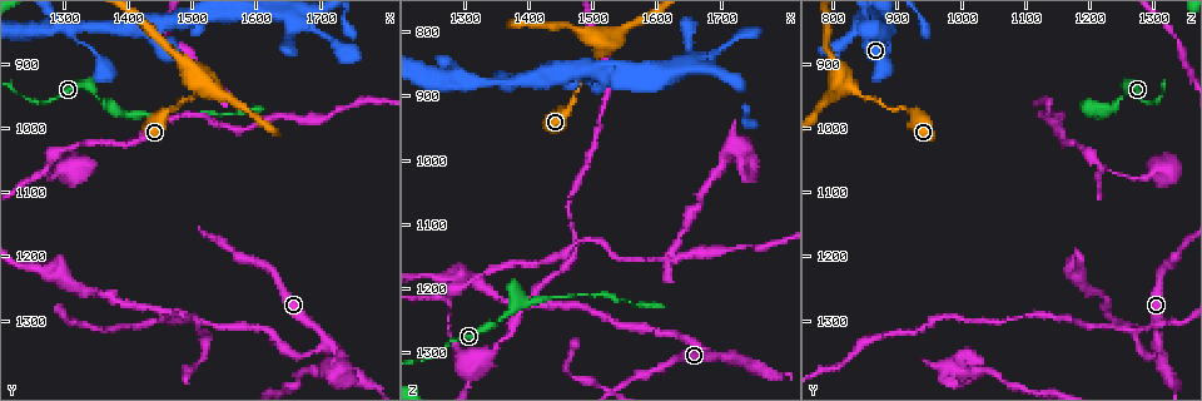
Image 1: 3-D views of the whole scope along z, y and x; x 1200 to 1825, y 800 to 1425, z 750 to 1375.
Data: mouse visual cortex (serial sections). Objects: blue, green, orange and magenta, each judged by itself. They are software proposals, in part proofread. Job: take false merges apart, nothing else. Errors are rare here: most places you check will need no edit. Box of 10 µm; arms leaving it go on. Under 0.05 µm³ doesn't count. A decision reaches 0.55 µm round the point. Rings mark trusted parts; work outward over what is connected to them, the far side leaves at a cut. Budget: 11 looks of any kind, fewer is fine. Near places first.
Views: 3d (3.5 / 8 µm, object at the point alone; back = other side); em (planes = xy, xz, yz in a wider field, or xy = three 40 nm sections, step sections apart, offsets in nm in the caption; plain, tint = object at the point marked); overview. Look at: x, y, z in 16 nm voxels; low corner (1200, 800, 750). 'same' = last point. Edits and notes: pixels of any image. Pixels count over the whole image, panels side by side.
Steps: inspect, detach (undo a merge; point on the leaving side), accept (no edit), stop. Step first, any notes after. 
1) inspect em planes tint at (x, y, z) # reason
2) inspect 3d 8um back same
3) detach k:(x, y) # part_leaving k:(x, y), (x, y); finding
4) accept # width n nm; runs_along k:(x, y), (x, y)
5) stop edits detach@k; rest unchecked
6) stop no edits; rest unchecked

inspect 3d 3.5um at (1310, 845, 880) # thin arm on a thick one

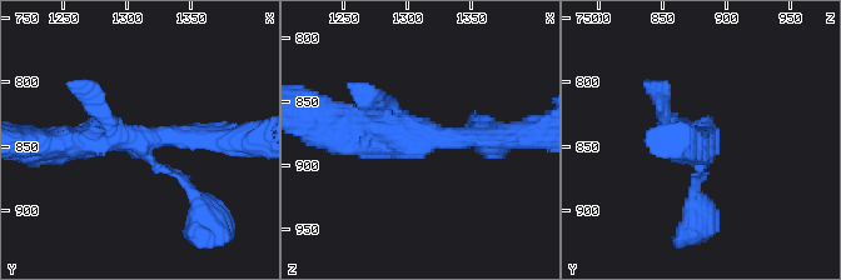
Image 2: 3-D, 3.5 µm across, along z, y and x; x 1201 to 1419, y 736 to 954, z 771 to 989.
inspect em xy step 2 tint at (1310, 846, 878) # arms 4; arm_widths 150, 200, 250, 400 nm; need the tissue

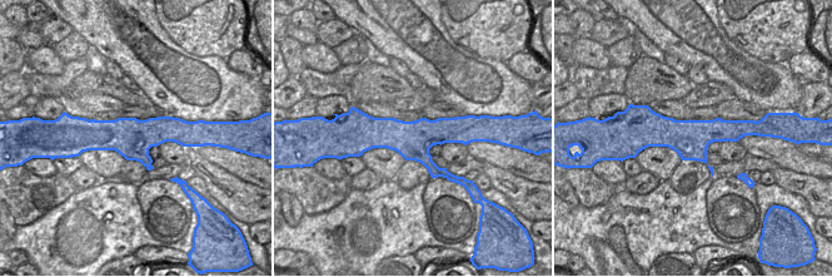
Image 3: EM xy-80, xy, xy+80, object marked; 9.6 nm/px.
accept # width 360 nm; runs_along 2:(508, 138), (338, 129); continuous, no second cell

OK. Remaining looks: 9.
inspect 3d 3.5um at (1385, 980, 1225) # thin neck

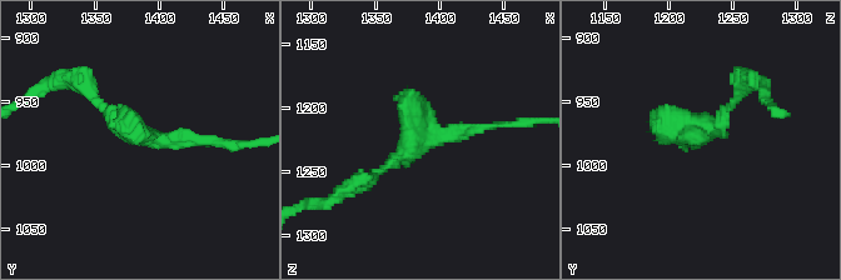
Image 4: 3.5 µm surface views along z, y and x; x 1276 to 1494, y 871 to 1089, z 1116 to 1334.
inspect em xy step 5 tint at (1386, 976, 1226) # now the EM

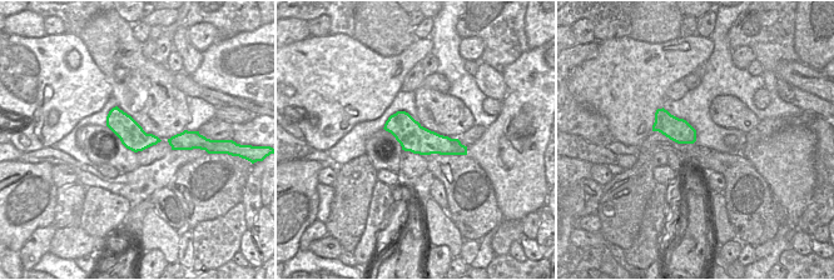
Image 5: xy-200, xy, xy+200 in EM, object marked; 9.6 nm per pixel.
accept # runs_along 4:(81, 84), (143, 138), (220, 141); all the same cell

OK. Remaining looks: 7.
inspect 3d 3.5um at (1510, 930, 820) # three arms meet

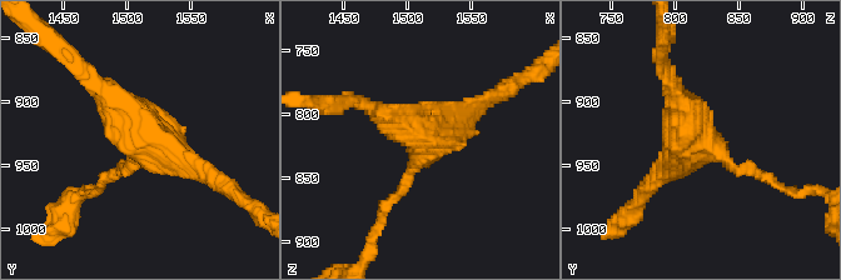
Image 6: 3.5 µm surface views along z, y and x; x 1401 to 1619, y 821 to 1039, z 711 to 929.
inspect em xy step 2 tint at (1512, 928, 820) # arms 3; arm_widths 150, 250, 250 nm; now the EM

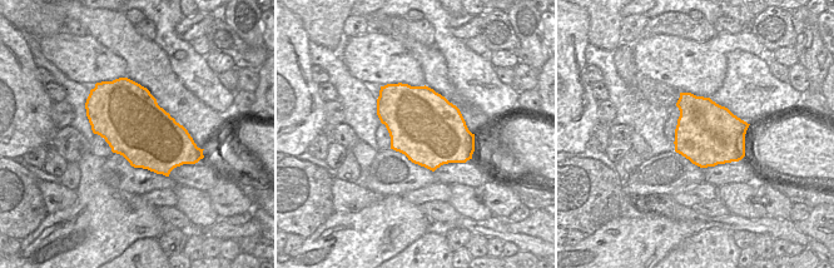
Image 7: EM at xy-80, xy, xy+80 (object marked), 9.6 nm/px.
accept # one cell here

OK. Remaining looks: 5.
inspect 3d 8um at (1705, 1330, 1305) # abrupt turn

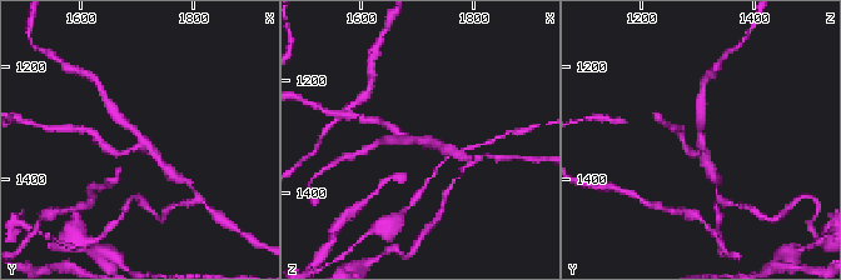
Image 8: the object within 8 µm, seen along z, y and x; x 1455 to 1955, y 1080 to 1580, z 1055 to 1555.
inspect 3d 3.5um same # closer look

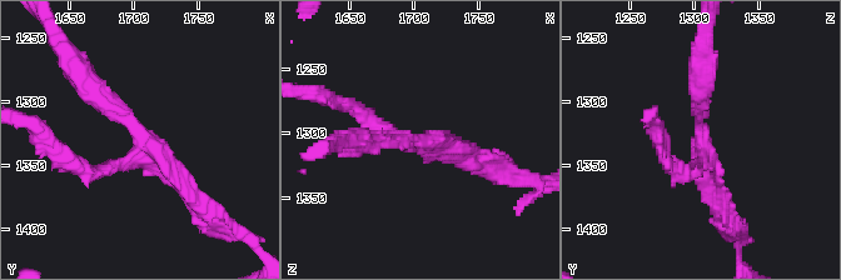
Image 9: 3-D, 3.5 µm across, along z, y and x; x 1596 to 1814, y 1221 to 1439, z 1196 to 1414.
inspect em xy step 3 tint at (1706, 1326, 1304) # arms 3; arm_widths 200, 200, 250 nm

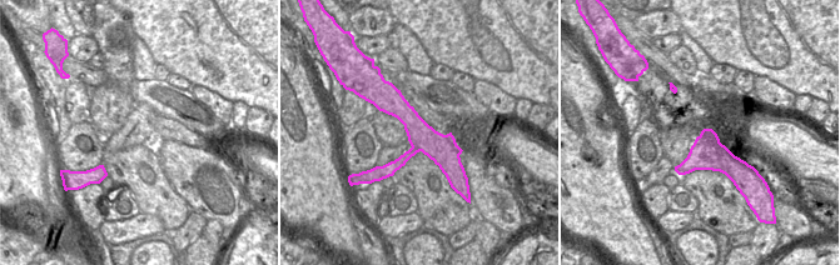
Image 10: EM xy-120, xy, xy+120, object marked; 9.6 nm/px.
detach 9:(369, 111) # part_leaving 9:(122, 165), (90, 174), (33, 124); a second cell is stuck on

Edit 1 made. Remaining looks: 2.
stop edits detach@9; rest unchecked

